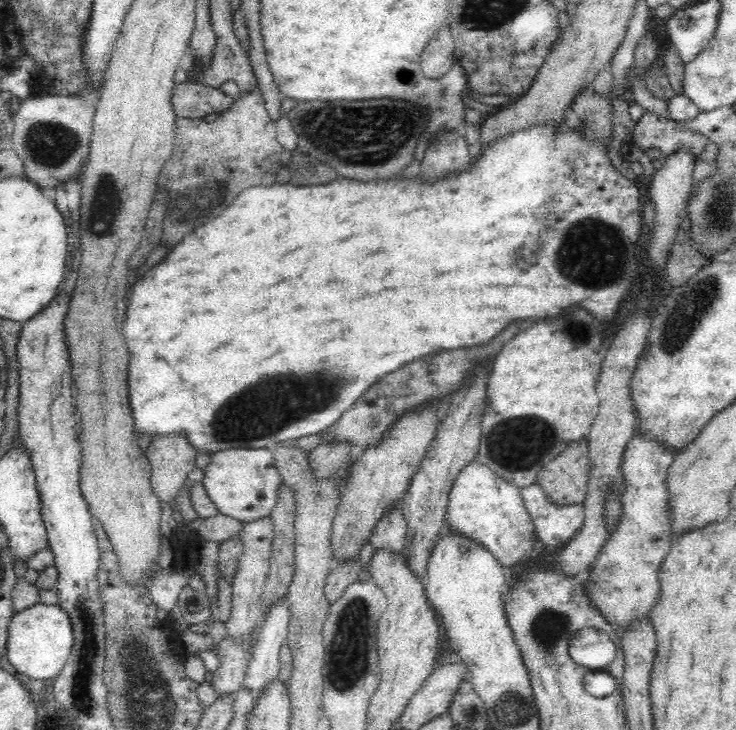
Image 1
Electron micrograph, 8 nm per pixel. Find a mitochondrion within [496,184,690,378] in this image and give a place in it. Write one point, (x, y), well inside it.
(579, 251)

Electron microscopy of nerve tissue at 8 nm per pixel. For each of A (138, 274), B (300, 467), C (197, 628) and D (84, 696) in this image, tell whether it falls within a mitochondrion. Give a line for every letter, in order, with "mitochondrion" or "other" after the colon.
A: other
B: other
C: other
D: mitochondrion

